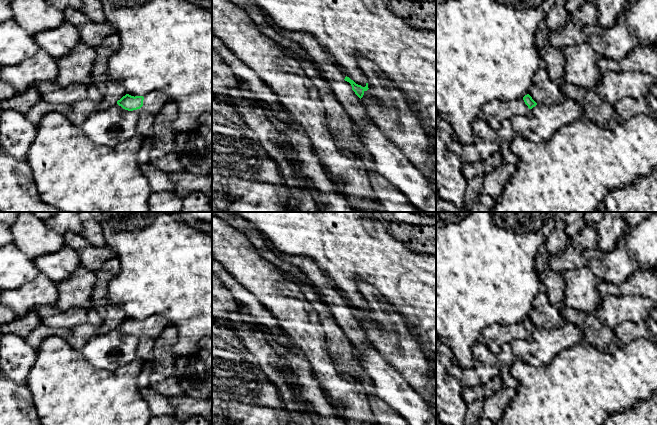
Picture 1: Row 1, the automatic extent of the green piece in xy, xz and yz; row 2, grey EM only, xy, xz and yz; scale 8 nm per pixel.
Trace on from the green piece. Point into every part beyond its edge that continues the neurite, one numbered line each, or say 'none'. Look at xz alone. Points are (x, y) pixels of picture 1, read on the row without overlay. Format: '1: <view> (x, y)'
1: xz (388, 332)

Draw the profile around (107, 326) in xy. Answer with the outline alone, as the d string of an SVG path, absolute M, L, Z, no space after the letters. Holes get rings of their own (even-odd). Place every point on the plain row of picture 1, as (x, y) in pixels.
M110 304L106 307L106 315L104 323L97 329L97 332L104 333L117 328L123 320L127 318L122 309L116 309Z

